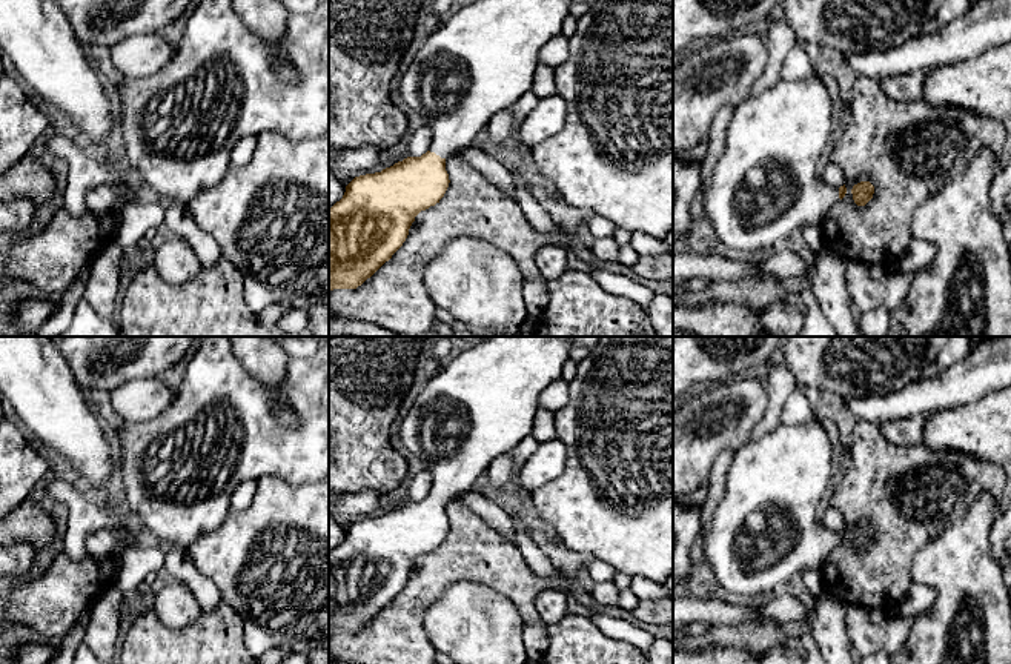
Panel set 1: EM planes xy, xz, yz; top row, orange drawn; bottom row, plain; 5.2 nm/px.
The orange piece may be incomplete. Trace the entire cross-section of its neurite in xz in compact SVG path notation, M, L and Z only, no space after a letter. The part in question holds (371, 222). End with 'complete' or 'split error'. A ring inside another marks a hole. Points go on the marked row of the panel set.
M476 0L432 32L395 85L401 105L429 118L430 148L421 157L407 157L381 172L355 177L343 198L329 208L329 292L361 286L403 246L415 217L439 203L450 183L446 158L475 144L496 112L512 108L530 91L539 51L561 34L568 5L570 0Z; split error

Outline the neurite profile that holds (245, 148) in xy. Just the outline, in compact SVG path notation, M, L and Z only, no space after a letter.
M257 137L240 138L230 152L229 160L230 166L234 168L246 166L257 149L257 143L258 143Z

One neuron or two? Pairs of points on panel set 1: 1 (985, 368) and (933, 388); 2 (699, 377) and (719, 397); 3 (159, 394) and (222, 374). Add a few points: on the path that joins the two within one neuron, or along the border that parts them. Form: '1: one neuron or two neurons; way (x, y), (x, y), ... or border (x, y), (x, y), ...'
1: one neuron; way (973, 377), (953, 388), (945, 388)
2: two neurons; border (744, 374), (689, 395)
3: two neurons; border (175, 392), (175, 398), (151, 420)

